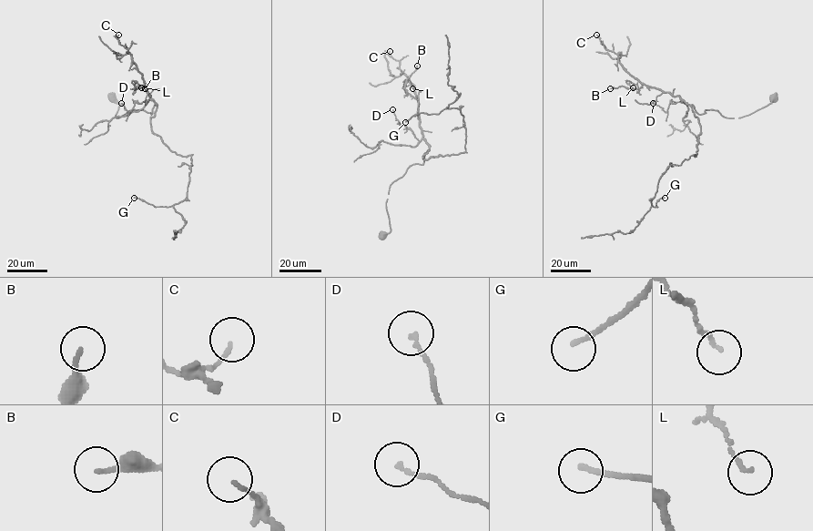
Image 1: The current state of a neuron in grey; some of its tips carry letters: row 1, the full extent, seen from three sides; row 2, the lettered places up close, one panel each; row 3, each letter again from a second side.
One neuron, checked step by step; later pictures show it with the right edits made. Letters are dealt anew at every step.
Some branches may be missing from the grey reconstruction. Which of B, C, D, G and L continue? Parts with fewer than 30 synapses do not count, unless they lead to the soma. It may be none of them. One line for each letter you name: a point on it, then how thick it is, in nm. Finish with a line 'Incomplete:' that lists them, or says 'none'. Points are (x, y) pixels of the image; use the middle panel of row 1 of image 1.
G: at (405, 122); 160 nm thick
Incomplete: G

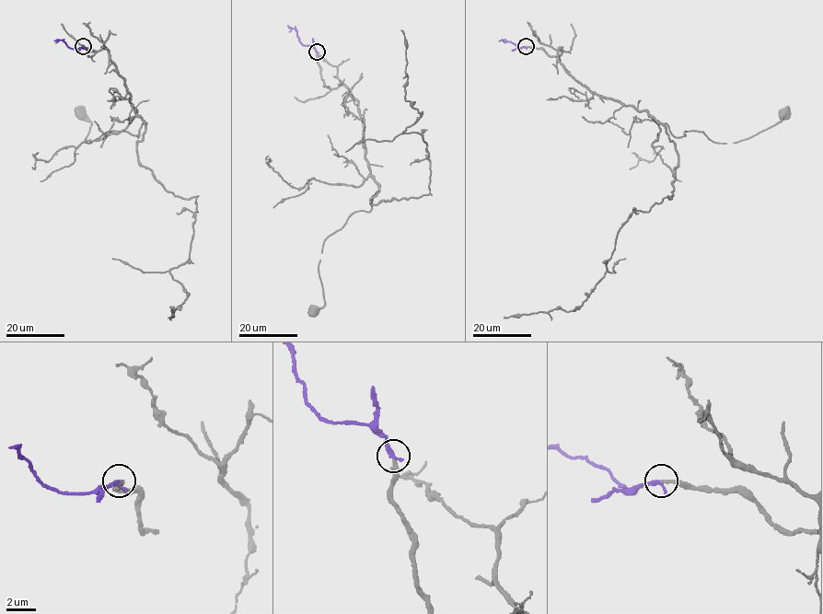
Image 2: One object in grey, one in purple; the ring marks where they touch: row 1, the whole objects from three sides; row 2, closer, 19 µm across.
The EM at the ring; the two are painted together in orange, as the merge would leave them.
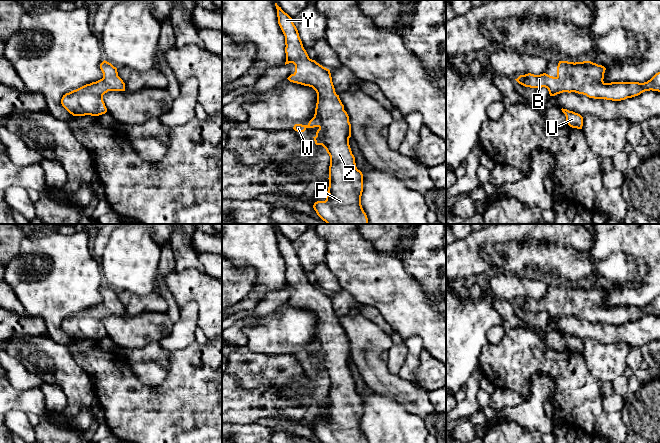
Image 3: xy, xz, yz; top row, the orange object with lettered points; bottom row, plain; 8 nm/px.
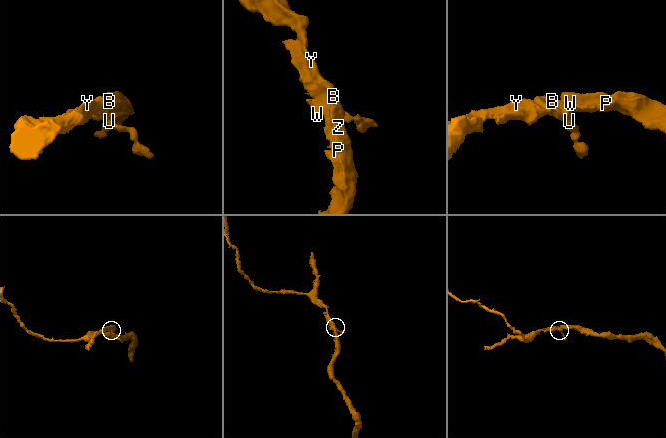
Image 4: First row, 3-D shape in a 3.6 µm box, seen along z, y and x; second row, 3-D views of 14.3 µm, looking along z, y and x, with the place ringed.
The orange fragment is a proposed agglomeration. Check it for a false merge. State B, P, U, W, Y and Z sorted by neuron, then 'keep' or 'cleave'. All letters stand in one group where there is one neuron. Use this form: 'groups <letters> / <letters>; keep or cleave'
groups B P U W Y Z; keep

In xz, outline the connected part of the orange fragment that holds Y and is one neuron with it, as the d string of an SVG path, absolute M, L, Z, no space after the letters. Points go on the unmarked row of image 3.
M277 227L275 230L278 248L285 260L285 289L289 287L295 289L295 296L287 303L293 307L312 311L317 317L314 341L307 349L295 348L293 353L297 356L304 356L307 352L318 351L316 360L313 361L315 368L322 369L330 380L328 418L324 419L325 425L315 426L313 432L321 443L368 443L361 429L363 398L356 391L355 381L349 369L351 361L349 340L344 334L339 319L335 316L330 294L309 282L293 243Z

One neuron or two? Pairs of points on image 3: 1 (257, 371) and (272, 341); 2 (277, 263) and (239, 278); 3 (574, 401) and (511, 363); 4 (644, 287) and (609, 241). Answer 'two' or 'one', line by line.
1: two
2: two
3: one
4: one

